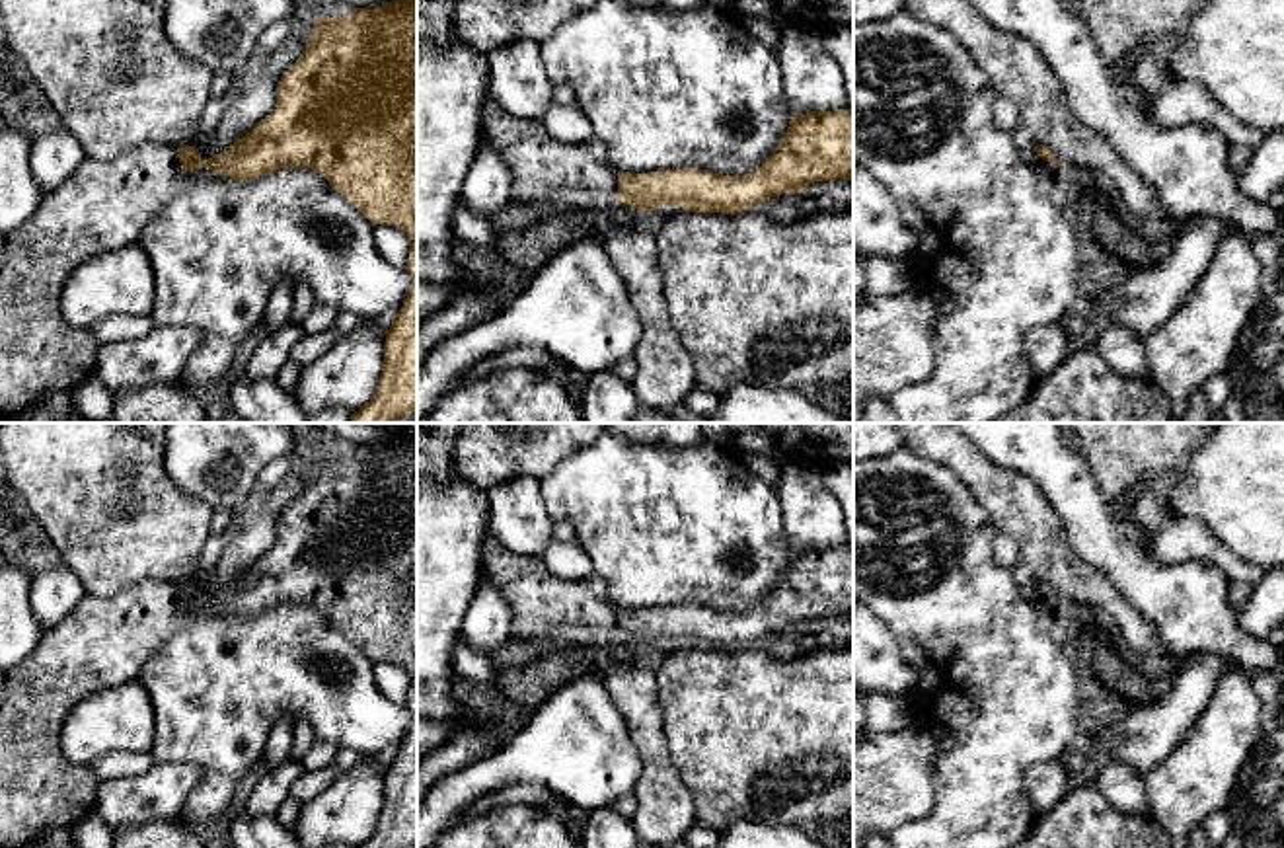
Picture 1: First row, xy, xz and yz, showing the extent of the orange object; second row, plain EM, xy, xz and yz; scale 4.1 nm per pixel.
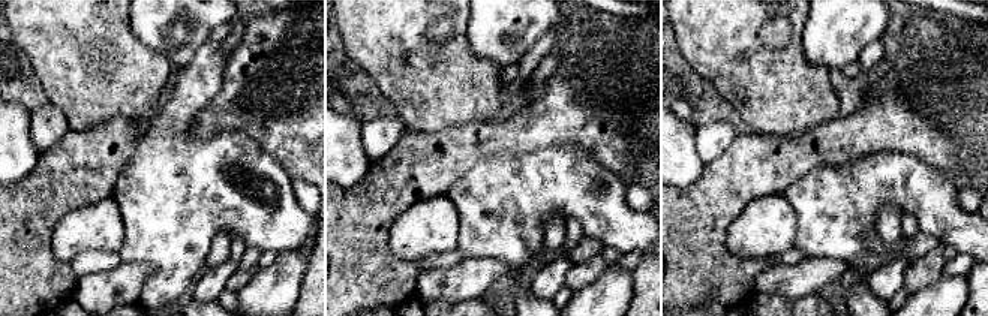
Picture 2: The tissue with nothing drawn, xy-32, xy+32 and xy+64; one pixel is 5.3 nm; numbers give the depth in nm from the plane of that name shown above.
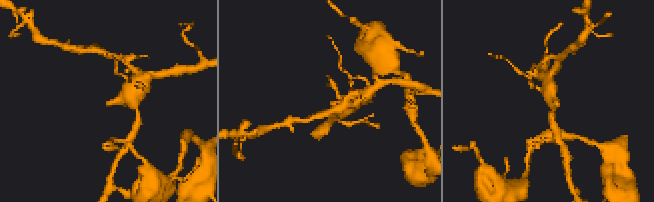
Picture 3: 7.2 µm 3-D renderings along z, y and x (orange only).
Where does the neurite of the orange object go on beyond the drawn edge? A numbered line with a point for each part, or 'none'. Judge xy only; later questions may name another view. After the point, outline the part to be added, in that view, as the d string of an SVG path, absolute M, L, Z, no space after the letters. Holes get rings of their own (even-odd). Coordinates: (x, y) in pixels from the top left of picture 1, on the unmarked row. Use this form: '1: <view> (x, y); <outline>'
1: xy (102, 644); M144 581L109 598L84 595L64 620L43 632L29 657L18 667L0 667L0 848L19 848L51 829L70 829L94 813L99 782L90 766L64 756L62 725L88 696L138 680L146 661L177 632L181 614L177 583Z

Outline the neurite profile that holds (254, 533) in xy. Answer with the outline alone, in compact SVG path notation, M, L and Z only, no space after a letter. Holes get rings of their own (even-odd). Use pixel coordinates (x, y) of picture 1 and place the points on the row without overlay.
M253 487L247 495L242 517L230 524L222 556L193 581L203 597L226 589L275 546L281 515L269 509L269 497L271 491L263 487Z

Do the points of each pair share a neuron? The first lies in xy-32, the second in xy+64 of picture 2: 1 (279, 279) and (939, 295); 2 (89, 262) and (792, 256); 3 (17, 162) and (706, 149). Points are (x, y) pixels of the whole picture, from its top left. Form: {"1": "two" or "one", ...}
{"1": "one", "2": "one", "3": "two"}

